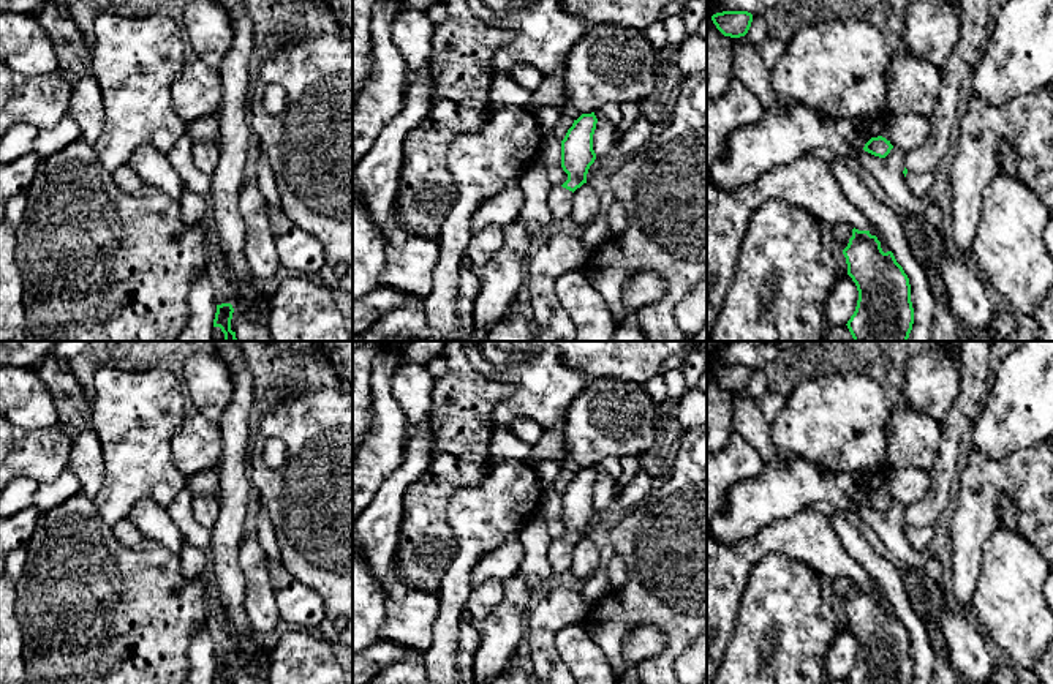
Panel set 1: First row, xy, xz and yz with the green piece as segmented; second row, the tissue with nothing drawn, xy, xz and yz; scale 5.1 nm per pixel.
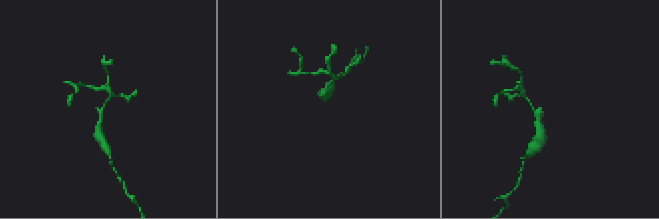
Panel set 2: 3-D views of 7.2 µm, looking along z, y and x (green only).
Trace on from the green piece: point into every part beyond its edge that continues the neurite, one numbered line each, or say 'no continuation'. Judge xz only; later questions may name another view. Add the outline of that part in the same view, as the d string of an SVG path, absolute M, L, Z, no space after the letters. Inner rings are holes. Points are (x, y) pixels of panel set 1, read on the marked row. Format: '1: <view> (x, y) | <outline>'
1: xz (560, 199) | M553 185L549 194L549 207L555 220L563 220L571 215L574 193L563 188L561 185Z

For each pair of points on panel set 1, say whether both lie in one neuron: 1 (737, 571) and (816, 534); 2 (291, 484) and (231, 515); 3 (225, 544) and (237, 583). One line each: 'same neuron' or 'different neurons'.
1: same neuron
2: different neurons
3: same neuron

